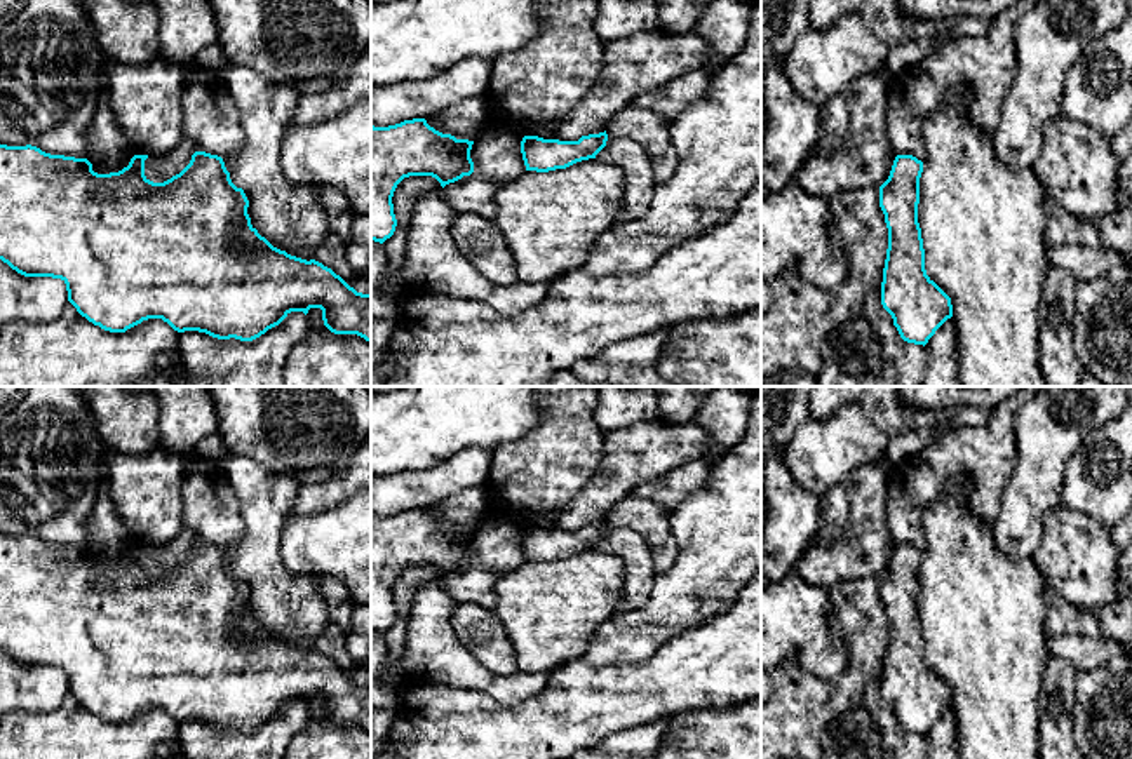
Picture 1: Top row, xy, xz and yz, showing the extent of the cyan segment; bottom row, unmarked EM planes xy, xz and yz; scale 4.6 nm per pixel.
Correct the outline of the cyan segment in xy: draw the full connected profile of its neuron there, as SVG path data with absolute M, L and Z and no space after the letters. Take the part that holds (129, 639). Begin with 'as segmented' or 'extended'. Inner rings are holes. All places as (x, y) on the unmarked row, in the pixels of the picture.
as segmented; M0 534L0 649L24 667L52 667L66 674L68 691L77 702L94 715L110 722L125 722L127 719L148 709L162 709L174 721L199 721L218 729L253 731L268 719L279 715L291 702L308 703L310 698L322 700L324 715L334 724L357 724L371 733L371 684L357 682L331 658L315 649L301 649L273 637L251 615L247 604L249 590L242 578L237 578L225 552L218 545L195 541L190 554L164 573L153 573L145 566L145 550L148 545L134 545L127 557L118 562L98 564L87 548L51 545L37 536Z

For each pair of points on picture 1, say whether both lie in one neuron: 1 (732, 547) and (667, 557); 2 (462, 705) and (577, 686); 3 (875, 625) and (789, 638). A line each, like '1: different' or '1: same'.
1: different
2: same
3: different

